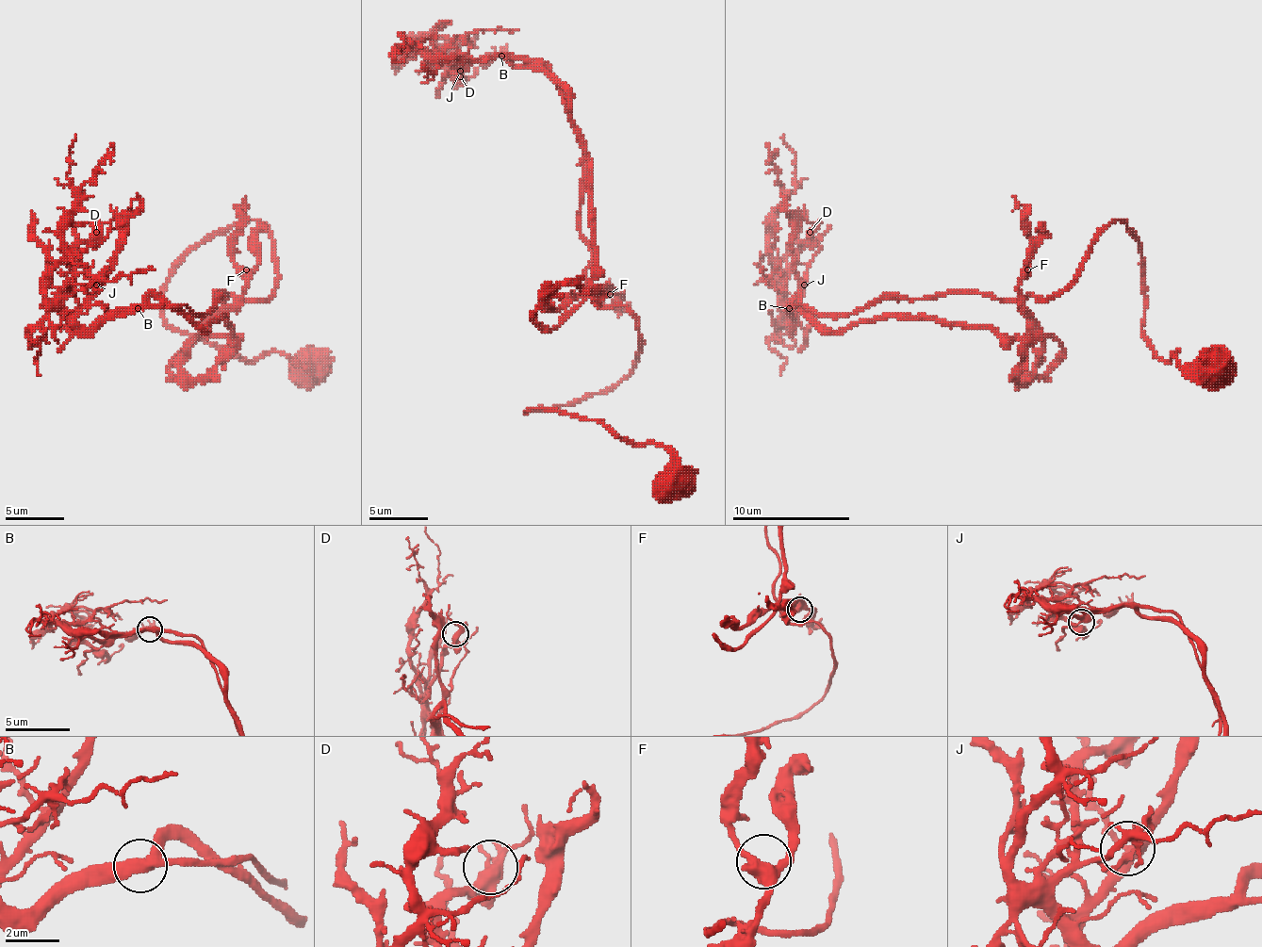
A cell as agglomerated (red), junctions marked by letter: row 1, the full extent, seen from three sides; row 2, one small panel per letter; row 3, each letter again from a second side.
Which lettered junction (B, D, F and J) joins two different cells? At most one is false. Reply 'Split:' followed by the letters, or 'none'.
Split: none

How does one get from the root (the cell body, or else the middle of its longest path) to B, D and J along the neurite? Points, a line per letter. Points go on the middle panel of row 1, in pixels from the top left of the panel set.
B: (586, 279), (592, 250), (580, 232), (580, 136), (568, 118), (560, 86), (530, 62), (500, 57)
D: (586, 279), (583, 144), (560, 86), (521, 59), (428, 54), (460, 76)
J: (586, 279), (592, 250), (580, 232), (583, 144), (560, 86), (521, 59), (483, 57), (439, 62), (460, 71)

